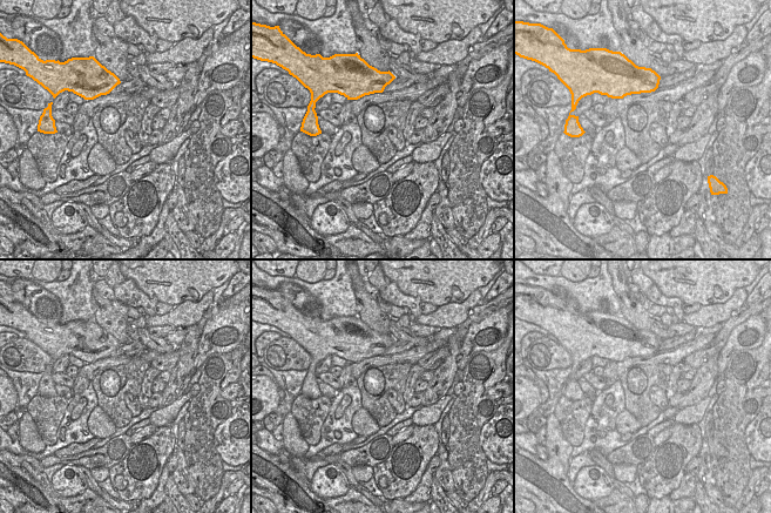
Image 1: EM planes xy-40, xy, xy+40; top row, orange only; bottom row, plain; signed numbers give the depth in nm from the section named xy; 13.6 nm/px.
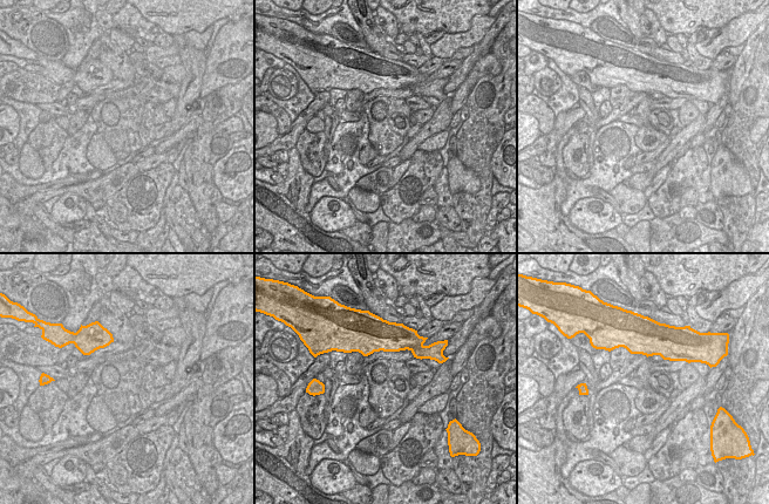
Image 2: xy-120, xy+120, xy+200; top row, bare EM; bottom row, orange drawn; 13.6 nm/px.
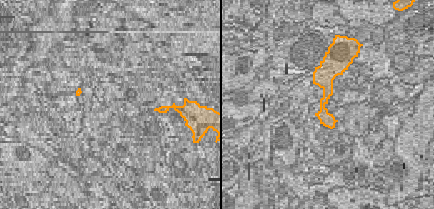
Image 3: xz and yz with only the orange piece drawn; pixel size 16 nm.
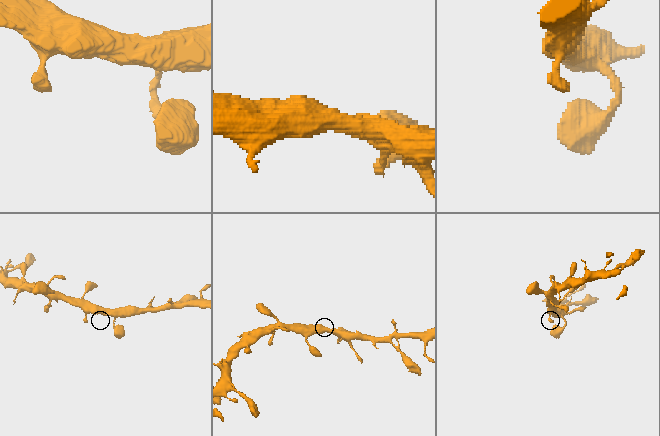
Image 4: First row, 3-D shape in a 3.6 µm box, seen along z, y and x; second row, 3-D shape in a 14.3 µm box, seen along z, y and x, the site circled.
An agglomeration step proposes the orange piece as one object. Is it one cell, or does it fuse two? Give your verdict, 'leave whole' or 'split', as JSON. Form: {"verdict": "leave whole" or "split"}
{"verdict": "leave whole"}

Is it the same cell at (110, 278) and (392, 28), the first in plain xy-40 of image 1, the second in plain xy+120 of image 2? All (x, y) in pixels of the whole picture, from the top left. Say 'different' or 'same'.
same

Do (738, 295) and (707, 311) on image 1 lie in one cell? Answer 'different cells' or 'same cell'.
same cell

